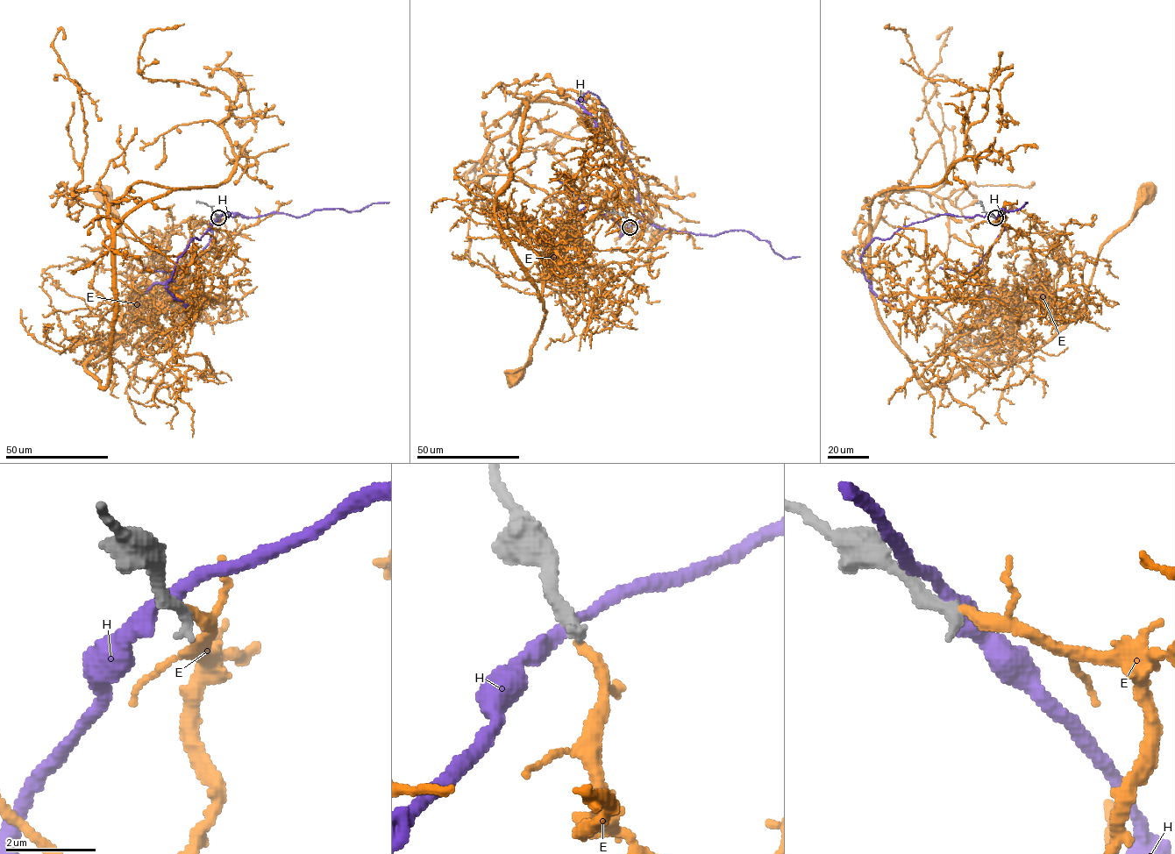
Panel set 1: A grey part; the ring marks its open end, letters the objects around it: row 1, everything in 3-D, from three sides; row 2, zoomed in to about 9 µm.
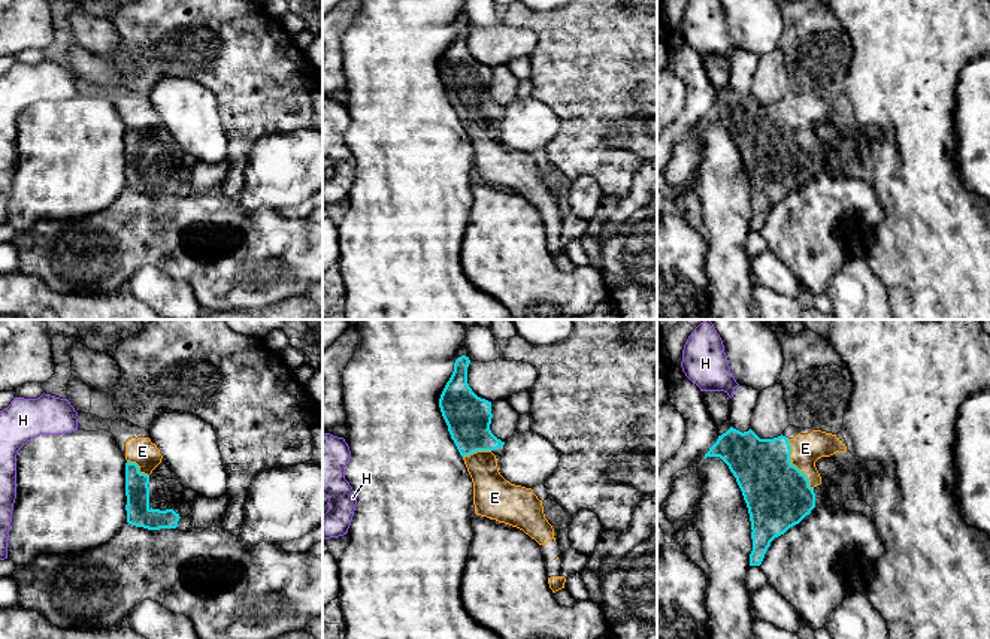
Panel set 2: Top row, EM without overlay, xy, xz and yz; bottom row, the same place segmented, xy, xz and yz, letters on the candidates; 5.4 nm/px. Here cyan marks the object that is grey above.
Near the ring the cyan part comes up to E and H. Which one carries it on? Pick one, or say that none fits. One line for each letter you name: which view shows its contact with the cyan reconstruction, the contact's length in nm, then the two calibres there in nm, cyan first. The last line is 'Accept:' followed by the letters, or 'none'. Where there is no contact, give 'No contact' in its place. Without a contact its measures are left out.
E: Touches cyan in yz. Shared border 300 nm. Thickness 360 nm (cyan) against 160 nm
Accept: E

